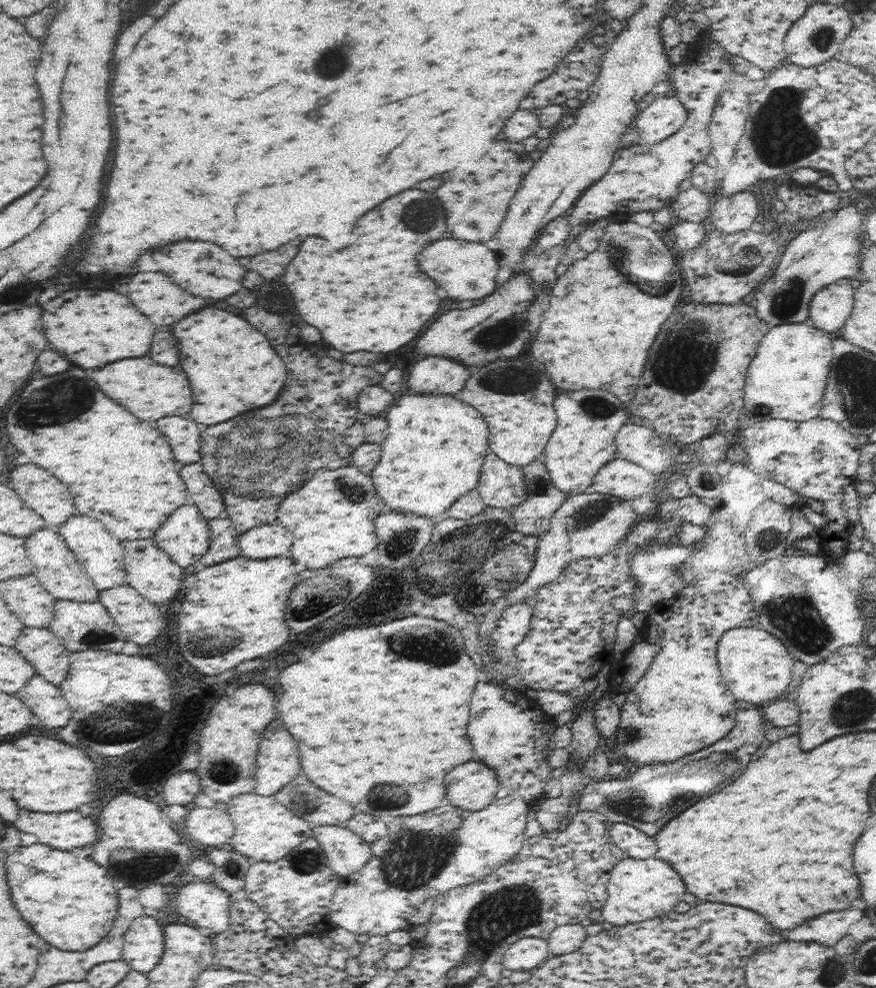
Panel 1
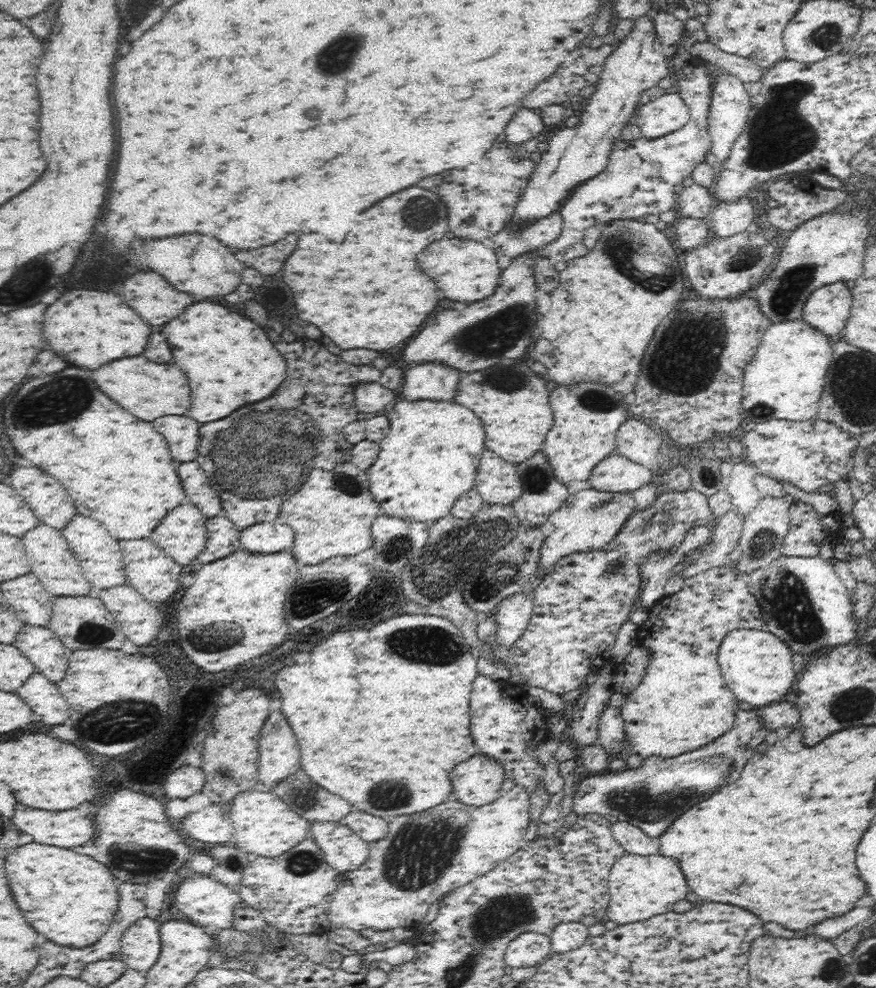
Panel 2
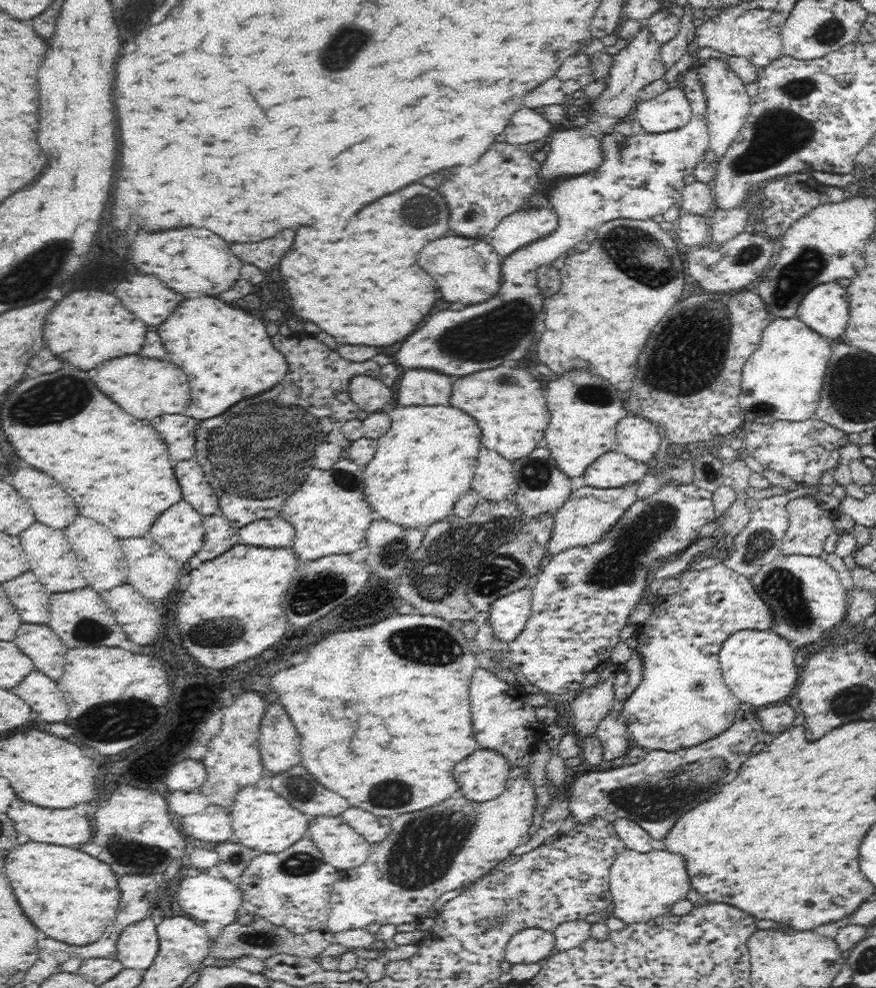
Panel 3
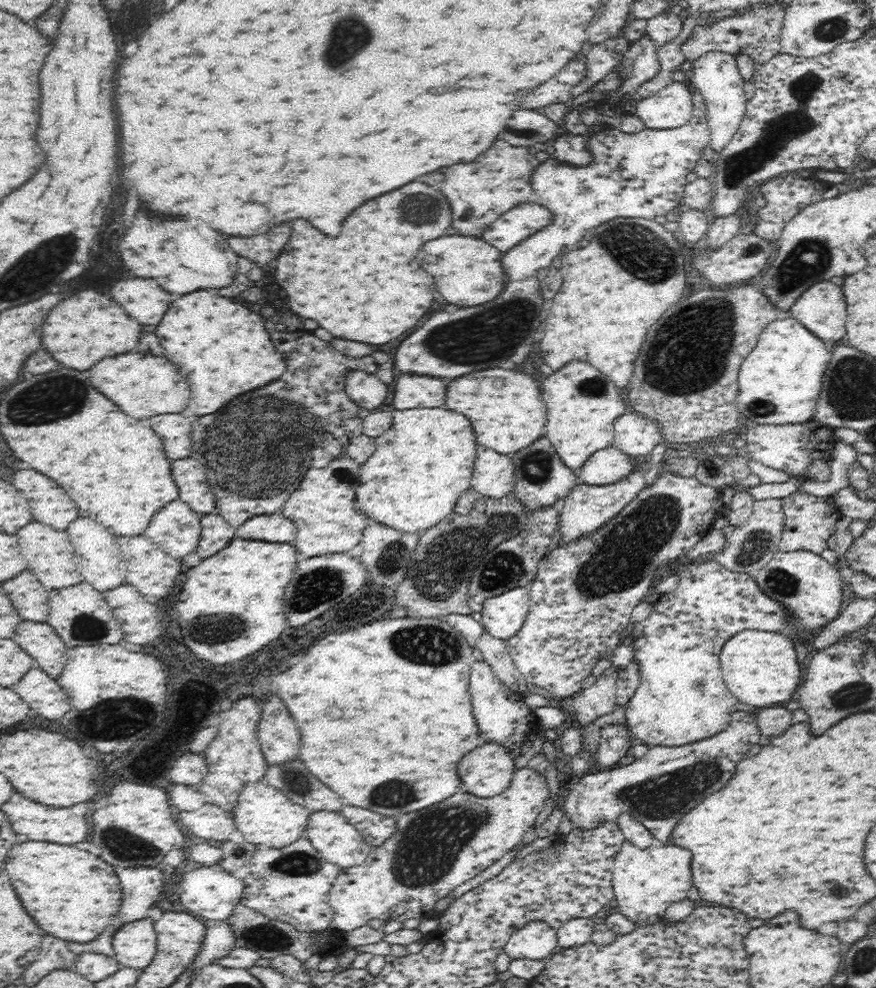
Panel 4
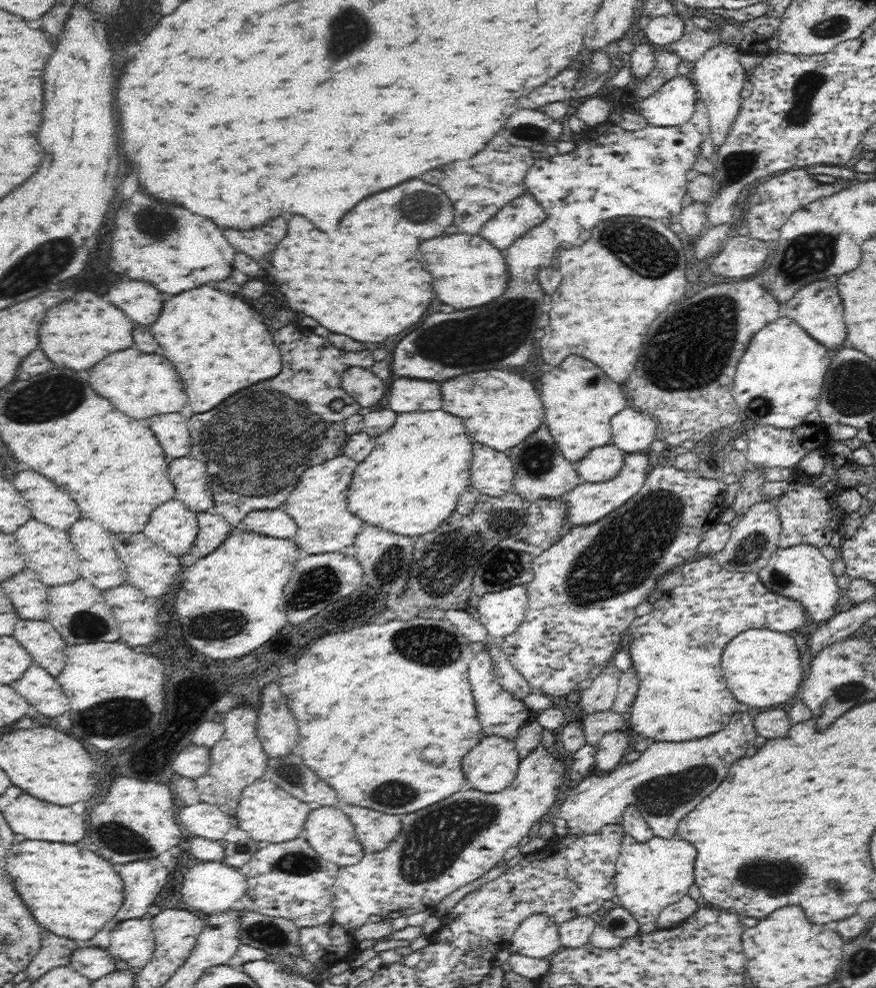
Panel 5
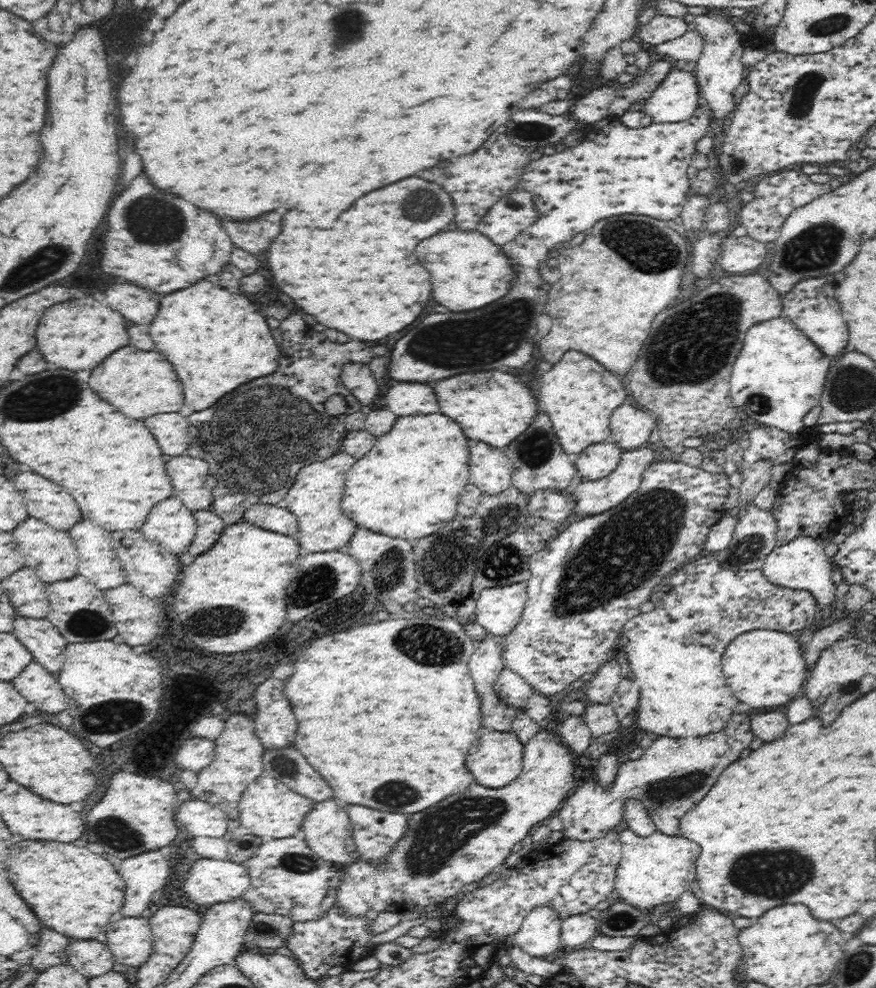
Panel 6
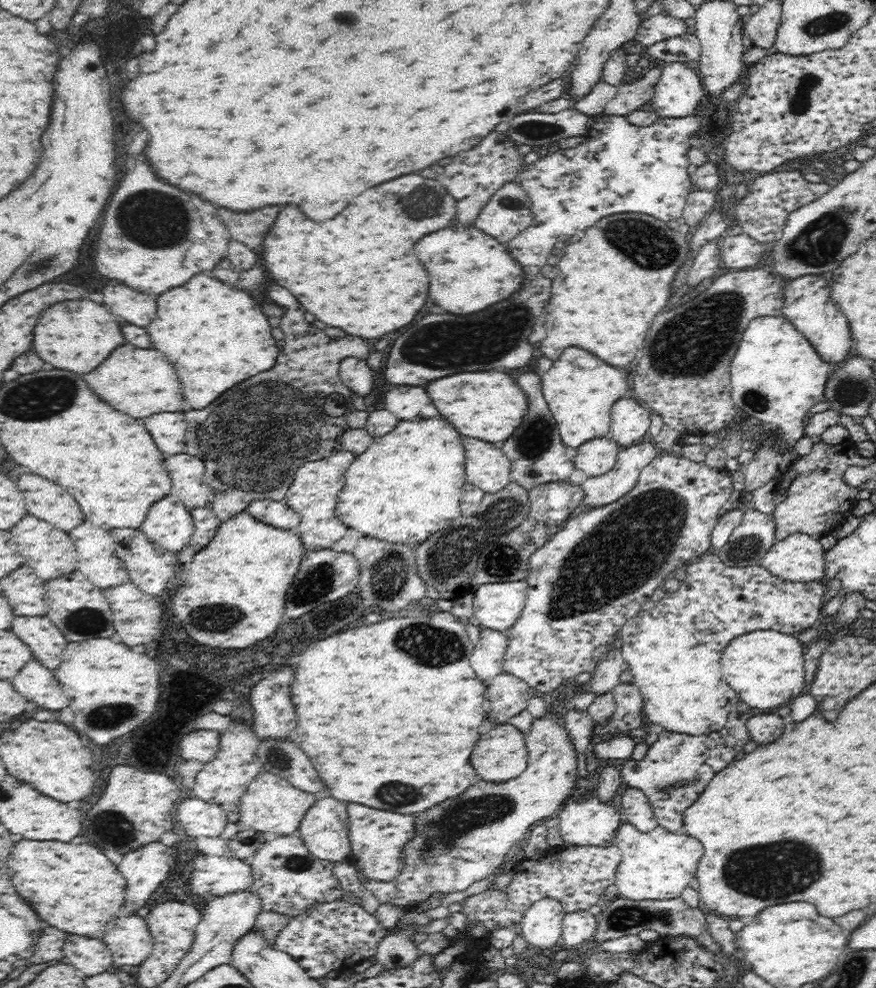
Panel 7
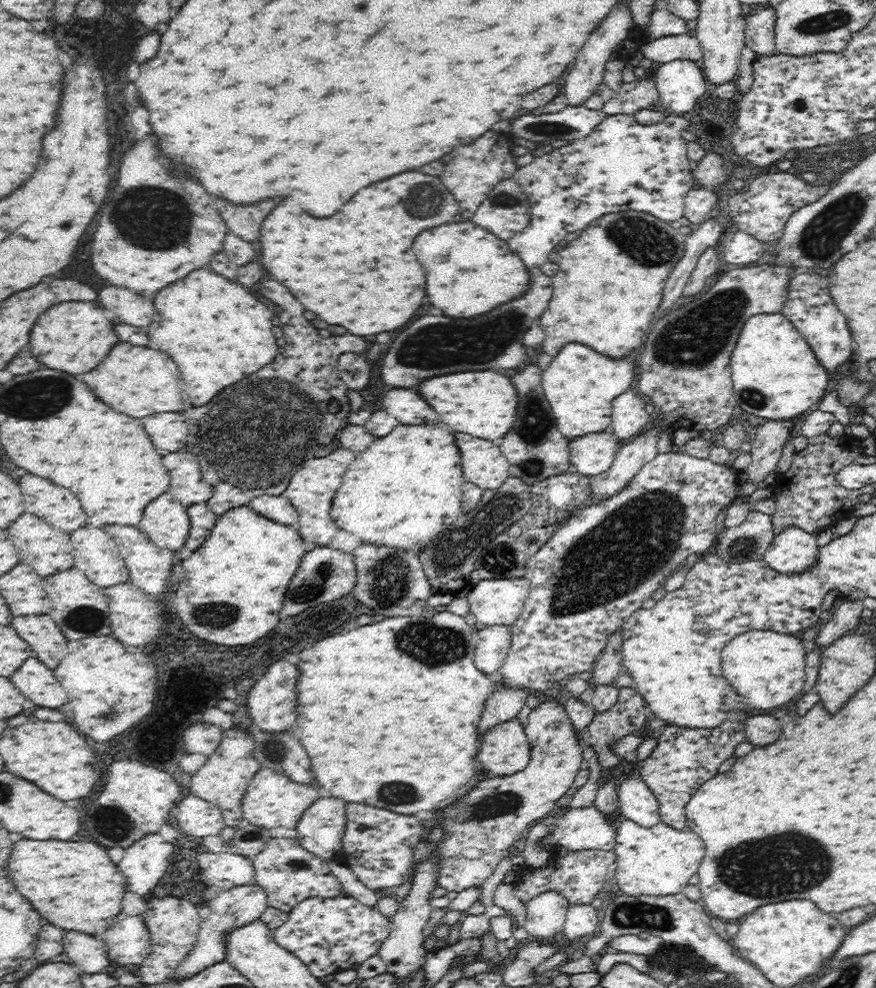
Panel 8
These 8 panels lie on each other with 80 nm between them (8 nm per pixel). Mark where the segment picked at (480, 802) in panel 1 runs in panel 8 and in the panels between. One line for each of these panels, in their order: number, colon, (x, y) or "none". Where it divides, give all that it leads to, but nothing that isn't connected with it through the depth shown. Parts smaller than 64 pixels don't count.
2: (477, 782)
3: (482, 776)
4: (487, 771)
5: (490, 767)
6: (495, 760)
7: (501, 755)
8: (504, 750)

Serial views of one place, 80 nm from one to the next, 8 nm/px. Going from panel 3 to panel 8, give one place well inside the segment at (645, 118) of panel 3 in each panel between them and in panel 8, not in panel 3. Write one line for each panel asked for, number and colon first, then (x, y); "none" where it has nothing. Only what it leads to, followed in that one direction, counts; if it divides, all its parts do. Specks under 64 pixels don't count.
4: (672, 107)
5: (673, 104)
6: (676, 98)
7: (677, 95)
8: (680, 84)

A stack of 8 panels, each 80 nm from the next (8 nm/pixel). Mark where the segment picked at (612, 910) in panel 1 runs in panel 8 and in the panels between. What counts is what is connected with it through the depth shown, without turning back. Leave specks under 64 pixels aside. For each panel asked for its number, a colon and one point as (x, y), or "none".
2: (640, 887)
3: (643, 886)
4: (646, 882)
5: (650, 876)
6: (656, 870)
7: (658, 865)
8: (658, 861)

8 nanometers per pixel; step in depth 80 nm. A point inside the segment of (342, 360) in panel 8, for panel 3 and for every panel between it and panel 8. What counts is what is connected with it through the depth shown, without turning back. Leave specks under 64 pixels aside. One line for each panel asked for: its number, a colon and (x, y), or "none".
3: (370, 394)
4: (366, 390)
5: (361, 384)
6: (356, 377)
7: (355, 373)

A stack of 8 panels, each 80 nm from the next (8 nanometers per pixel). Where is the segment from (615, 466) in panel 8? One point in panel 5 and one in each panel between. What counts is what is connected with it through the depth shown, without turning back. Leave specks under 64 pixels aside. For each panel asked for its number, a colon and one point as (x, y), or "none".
5: (588, 503)
6: (593, 497)
7: (597, 492)

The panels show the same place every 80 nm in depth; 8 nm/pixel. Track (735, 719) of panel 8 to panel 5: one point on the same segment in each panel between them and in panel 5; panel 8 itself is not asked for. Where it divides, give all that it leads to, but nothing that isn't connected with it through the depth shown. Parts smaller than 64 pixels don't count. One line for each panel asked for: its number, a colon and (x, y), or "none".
5: (596, 800)
6: (591, 810)
7: (676, 769)

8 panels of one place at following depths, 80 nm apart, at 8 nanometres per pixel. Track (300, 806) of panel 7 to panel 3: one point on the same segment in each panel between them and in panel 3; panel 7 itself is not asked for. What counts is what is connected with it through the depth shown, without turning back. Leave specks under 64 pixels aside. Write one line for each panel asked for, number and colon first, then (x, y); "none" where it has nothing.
3: (262, 820)
4: (265, 816)
5: (268, 814)
6: (267, 807)

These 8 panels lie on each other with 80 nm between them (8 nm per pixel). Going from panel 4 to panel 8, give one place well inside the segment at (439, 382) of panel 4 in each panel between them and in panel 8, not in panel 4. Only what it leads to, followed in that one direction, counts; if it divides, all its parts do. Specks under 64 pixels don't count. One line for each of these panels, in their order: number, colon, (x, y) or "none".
5: (406, 395)
6: (403, 399)
7: (406, 402)
8: (406, 405)

